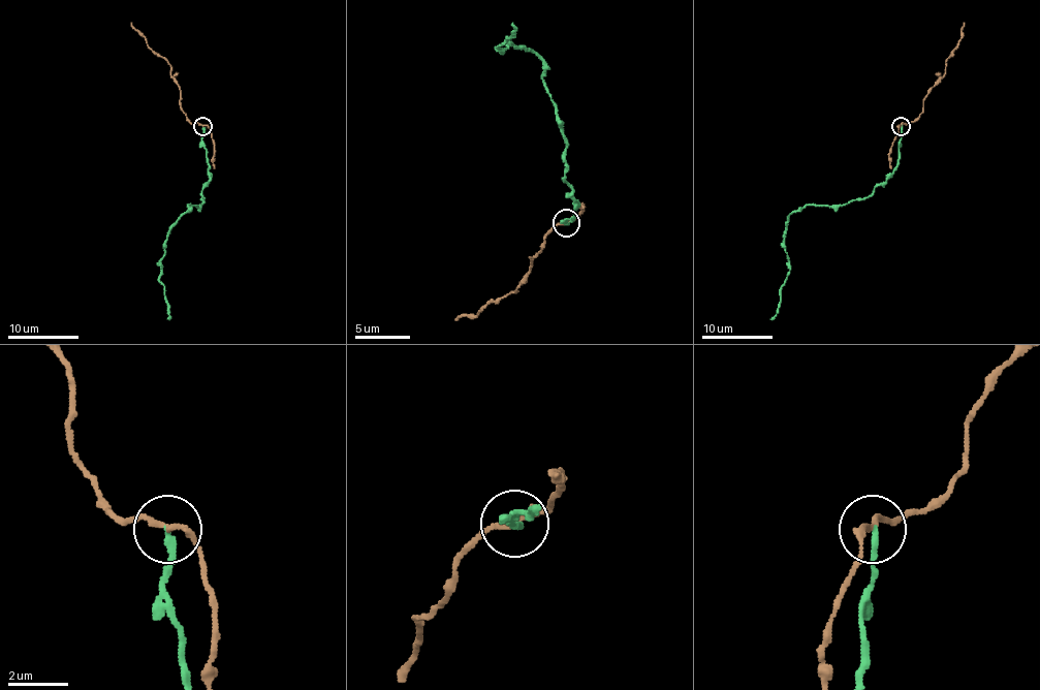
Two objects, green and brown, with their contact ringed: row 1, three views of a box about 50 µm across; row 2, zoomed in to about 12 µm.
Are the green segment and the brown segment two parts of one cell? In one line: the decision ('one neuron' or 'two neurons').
two neurons

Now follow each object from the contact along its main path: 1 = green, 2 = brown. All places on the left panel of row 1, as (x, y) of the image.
1: (203, 125), (209, 169), (203, 200), (187, 206), (167, 236), (160, 260), (167, 319)
2: (203, 125), (189, 122), (180, 105), (180, 91), (167, 63), (130, 22)

